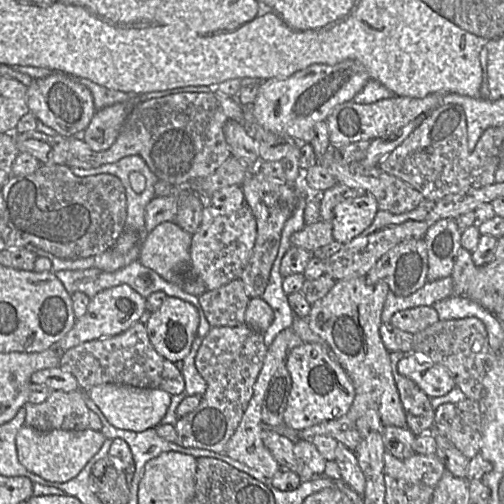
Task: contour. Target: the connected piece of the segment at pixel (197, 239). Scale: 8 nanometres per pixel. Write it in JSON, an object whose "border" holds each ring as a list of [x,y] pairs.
{"border":[[[231,185],[215,191],[205,199],[201,224],[192,234],[190,274],[201,279],[207,291],[238,279],[253,249],[256,236],[256,219],[245,203],[242,185]]]}

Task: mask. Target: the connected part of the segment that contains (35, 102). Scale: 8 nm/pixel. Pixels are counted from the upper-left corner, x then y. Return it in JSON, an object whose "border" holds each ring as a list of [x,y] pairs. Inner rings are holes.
{"border":[[[62,72],[33,79],[26,90],[29,111],[39,122],[53,129],[56,135],[66,138],[81,135],[97,111],[91,91],[81,80]]]}

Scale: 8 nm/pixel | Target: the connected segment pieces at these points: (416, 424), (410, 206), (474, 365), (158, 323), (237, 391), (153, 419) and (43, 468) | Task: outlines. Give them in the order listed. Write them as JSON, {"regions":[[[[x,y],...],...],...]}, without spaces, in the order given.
{"regions":[[[[400,351],[390,352],[390,361],[395,384],[406,415],[407,428],[415,436],[419,436],[432,429],[435,409],[431,405],[431,398],[411,379],[399,372],[398,363],[405,355]]],[[[329,147],[318,158],[317,163],[323,165],[333,175],[336,183],[353,189],[365,190],[367,193],[373,195],[377,200],[379,211],[387,211],[392,214],[407,213],[417,208],[424,199],[419,191],[403,180],[384,172],[378,166],[364,167],[360,162],[336,161],[334,158],[334,148],[332,147]]],[[[473,317],[438,320],[413,335],[412,353],[423,354],[431,362],[445,367],[452,374],[456,387],[460,388],[467,399],[480,402],[485,393],[483,380],[492,365],[493,354],[489,346],[488,332],[482,320]]],[[[167,296],[145,323],[148,338],[158,354],[177,363],[190,352],[199,319],[192,304]]],[[[246,324],[235,327],[213,327],[205,335],[195,357],[195,366],[206,383],[205,393],[198,406],[175,422],[176,443],[183,447],[193,447],[224,453],[225,445],[235,432],[253,393],[253,386],[263,365],[267,346],[260,332]]],[[[112,383],[94,386],[88,390],[88,395],[112,426],[134,432],[155,428],[164,417],[172,397],[171,394],[161,389],[138,388]]],[[[24,424],[15,439],[17,458],[30,472],[50,482],[67,482],[75,478],[100,450],[106,437],[94,430],[39,431]]]]}

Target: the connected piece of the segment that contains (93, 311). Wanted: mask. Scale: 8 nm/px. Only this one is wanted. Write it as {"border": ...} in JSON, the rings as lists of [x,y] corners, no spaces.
{"border":[[[126,284],[105,289],[90,299],[86,313],[76,319],[70,331],[55,344],[61,352],[84,342],[119,335],[140,320],[146,309],[146,299]]]}

